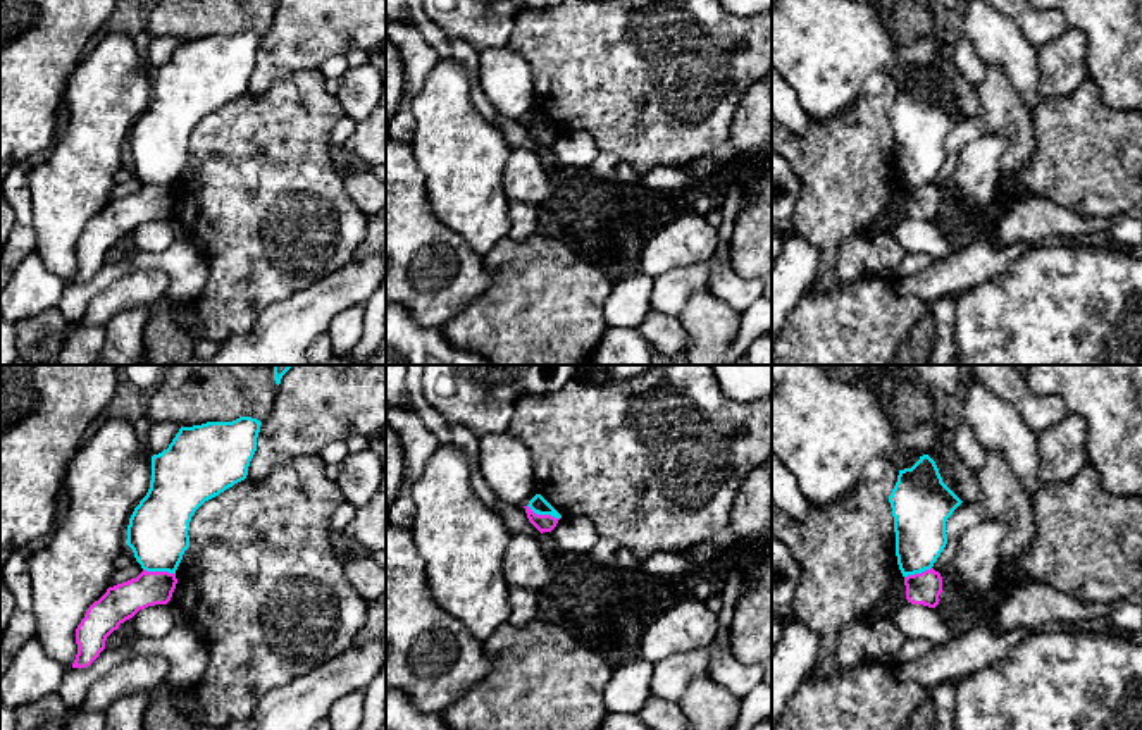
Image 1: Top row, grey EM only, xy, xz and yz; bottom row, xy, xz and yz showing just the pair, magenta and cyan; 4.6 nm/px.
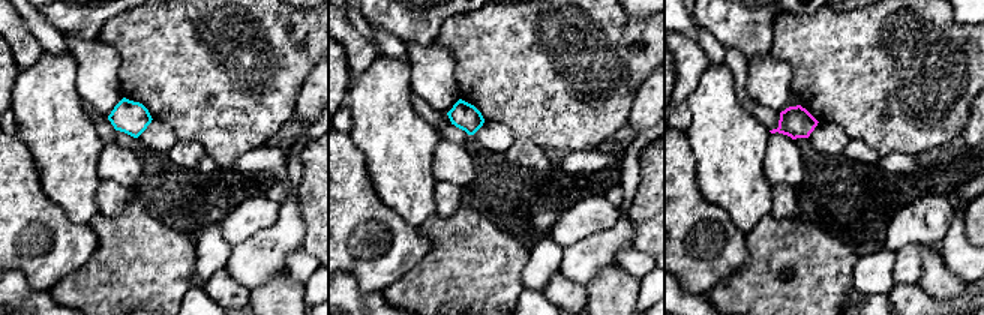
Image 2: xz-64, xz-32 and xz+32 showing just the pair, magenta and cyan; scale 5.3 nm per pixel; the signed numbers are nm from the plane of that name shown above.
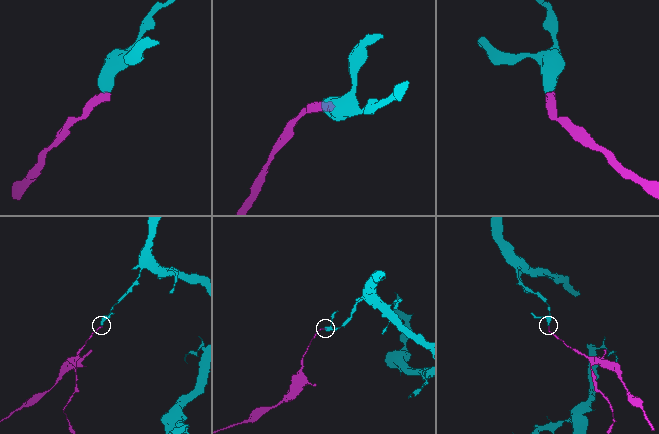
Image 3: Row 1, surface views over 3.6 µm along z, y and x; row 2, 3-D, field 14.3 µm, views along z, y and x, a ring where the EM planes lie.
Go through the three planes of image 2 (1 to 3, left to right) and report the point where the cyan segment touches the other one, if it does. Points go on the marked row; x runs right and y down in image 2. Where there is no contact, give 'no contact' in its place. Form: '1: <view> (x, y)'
1: no contact
2: no contact
3: no contact

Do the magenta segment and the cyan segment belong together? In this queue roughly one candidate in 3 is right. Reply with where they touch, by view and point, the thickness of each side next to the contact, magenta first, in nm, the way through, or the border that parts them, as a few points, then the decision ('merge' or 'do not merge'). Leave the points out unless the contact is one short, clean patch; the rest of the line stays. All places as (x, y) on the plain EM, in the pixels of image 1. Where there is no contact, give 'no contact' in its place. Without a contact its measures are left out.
xy (159, 186) | 170/280 nm | along xy (143, 183), (174, 188) | do not merge

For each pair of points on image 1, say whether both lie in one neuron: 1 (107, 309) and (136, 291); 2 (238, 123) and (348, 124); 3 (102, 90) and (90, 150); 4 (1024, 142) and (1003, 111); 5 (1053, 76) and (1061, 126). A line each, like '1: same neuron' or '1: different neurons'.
1: same neuron
2: different neurons
3: same neuron
4: same neuron
5: different neurons

